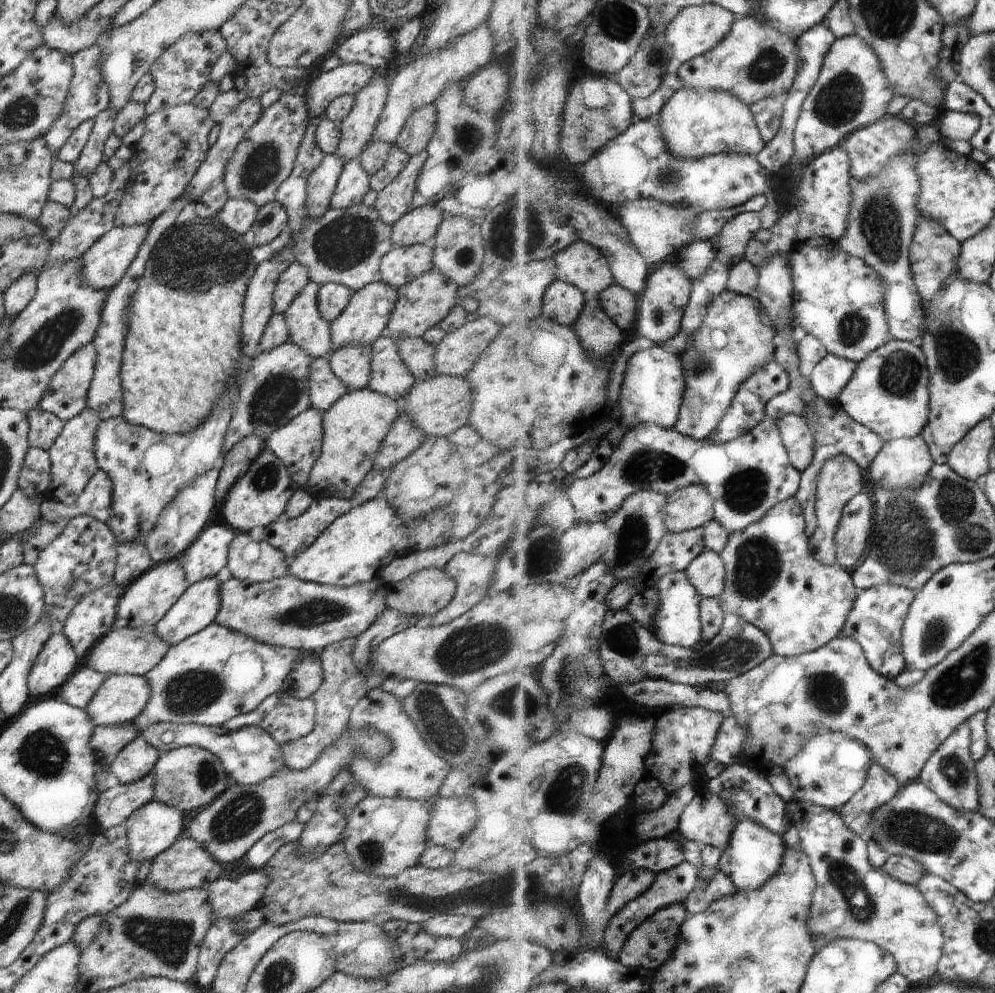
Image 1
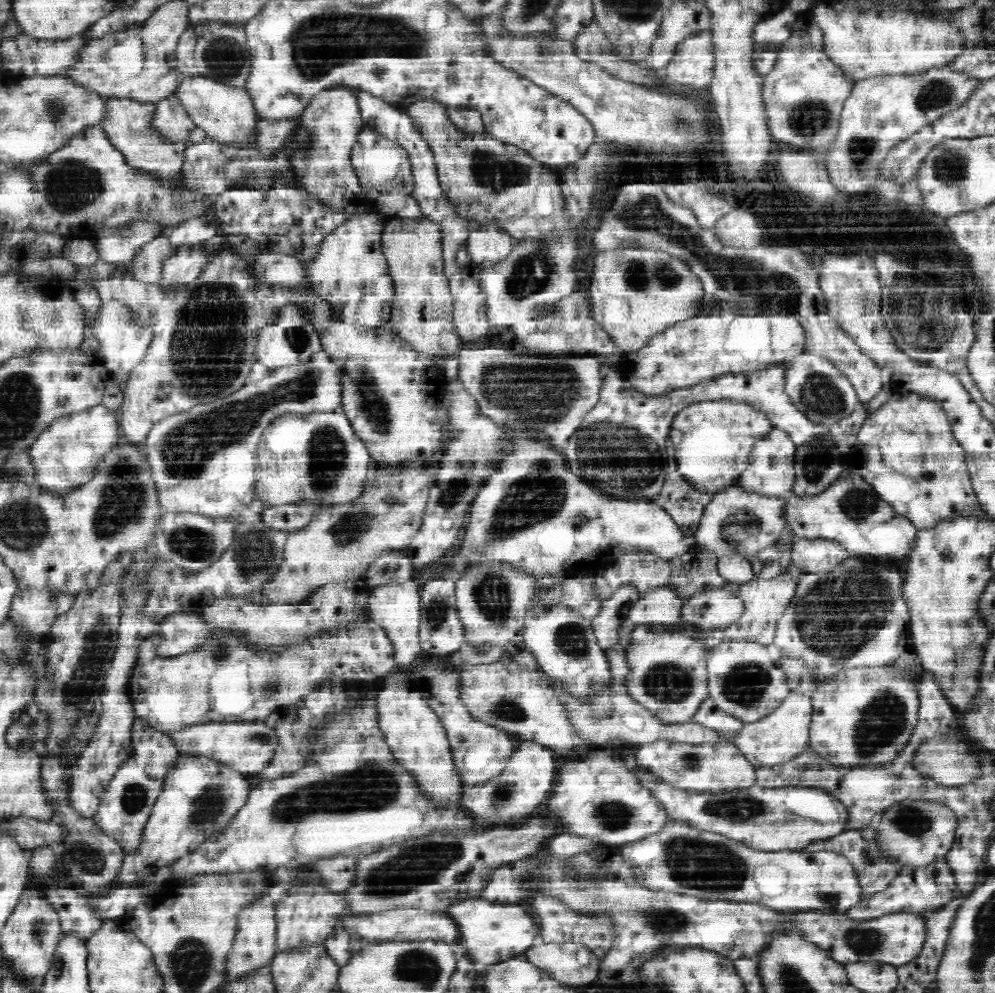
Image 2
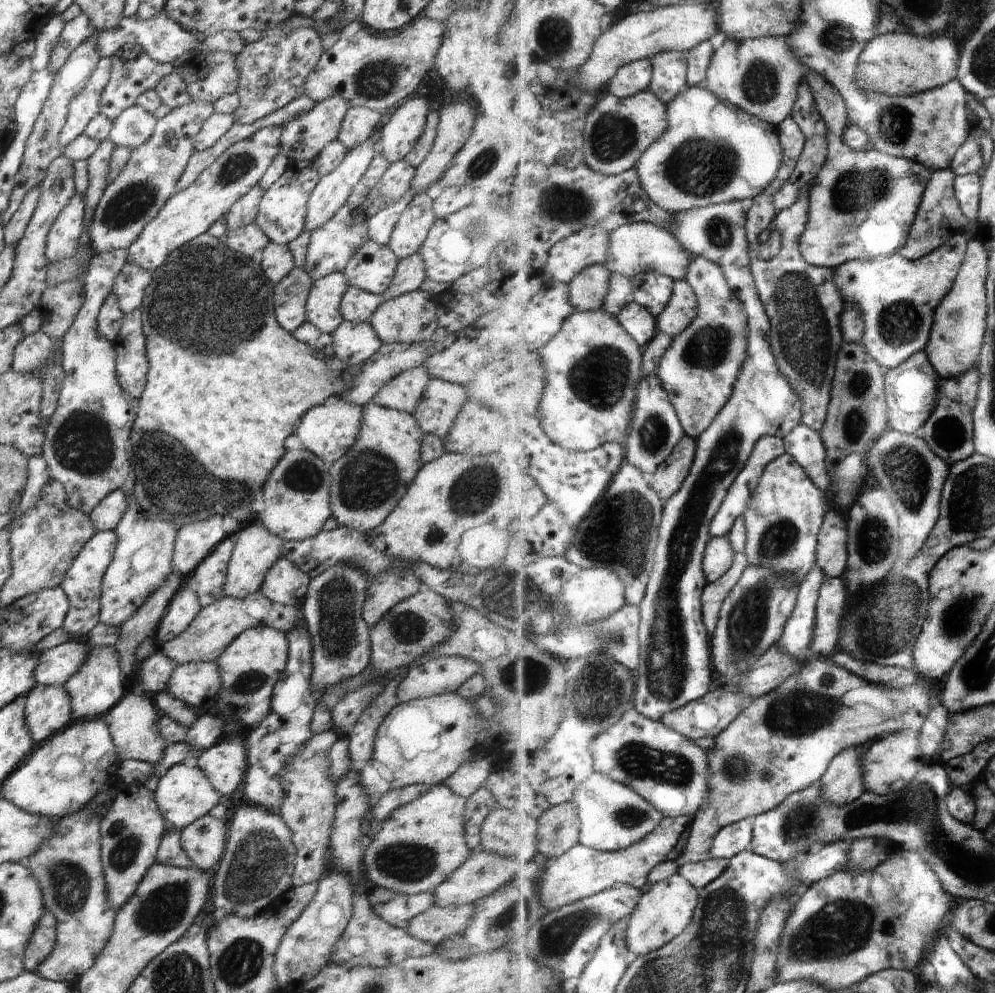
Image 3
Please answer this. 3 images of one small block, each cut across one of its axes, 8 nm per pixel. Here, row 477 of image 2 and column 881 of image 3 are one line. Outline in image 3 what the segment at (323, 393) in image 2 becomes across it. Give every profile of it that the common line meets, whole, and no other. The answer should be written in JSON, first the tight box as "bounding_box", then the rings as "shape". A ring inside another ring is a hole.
{"bounding_box":[800,69,933,268],"shape":[[[809,69],[808,74],[805,76],[805,81],[809,84],[813,96],[816,97],[817,106],[819,106],[820,113],[824,116],[825,122],[827,122],[829,128],[829,154],[826,160],[825,166],[821,169],[816,183],[812,186],[809,194],[809,220],[803,236],[800,240],[800,251],[804,256],[805,260],[809,264],[815,264],[815,266],[825,266],[825,268],[837,268],[842,264],[848,263],[853,260],[871,260],[872,258],[881,258],[886,256],[891,256],[897,254],[905,244],[908,243],[909,234],[913,223],[916,222],[916,216],[920,210],[921,201],[924,199],[924,193],[928,188],[930,179],[932,178],[933,170],[928,167],[928,165],[919,164],[916,160],[909,160],[908,158],[891,156],[890,154],[885,154],[884,152],[879,152],[878,150],[873,150],[871,148],[864,149],[863,151],[853,152],[849,150],[849,145],[845,144],[843,140],[843,128],[848,128],[849,124],[845,126],[845,118],[843,114],[848,118],[848,106],[845,106],[844,96],[839,94],[839,90],[829,84],[829,80],[825,80],[821,74],[813,72]]]}

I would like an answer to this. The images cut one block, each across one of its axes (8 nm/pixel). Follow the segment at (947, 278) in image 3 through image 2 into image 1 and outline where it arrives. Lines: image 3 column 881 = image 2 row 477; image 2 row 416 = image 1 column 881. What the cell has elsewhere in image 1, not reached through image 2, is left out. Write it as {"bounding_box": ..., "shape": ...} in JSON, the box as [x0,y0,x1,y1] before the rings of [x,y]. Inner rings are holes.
{"bounding_box":[789,239,893,364],"shape":[[[800,239],[789,253],[795,278],[793,322],[823,341],[831,355],[859,364],[893,340],[887,324],[885,283],[862,258],[843,252],[829,240]],[[821,244],[821,248],[815,248]],[[827,244],[827,246],[823,246]]]}

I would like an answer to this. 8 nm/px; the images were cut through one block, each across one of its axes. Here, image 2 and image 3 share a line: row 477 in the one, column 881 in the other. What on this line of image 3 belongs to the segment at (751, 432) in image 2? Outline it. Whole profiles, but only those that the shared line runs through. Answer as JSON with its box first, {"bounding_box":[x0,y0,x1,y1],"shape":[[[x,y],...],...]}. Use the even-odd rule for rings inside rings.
{"bounding_box":[679,656,940,865],"shape":[[[808,656],[804,662],[801,674],[791,676],[783,686],[756,698],[747,710],[743,710],[741,716],[737,716],[733,724],[729,724],[727,730],[715,737],[713,748],[708,750],[709,796],[704,807],[696,814],[684,850],[679,852],[682,865],[709,860],[713,840],[723,828],[772,811],[793,792],[818,783],[828,771],[832,760],[844,750],[869,746],[892,735],[920,732],[932,704],[931,698],[940,698],[933,686],[925,686],[925,692],[923,684],[916,684],[913,688],[891,688],[874,676],[867,680],[863,676],[855,676],[849,669],[833,664],[830,658]]]}

